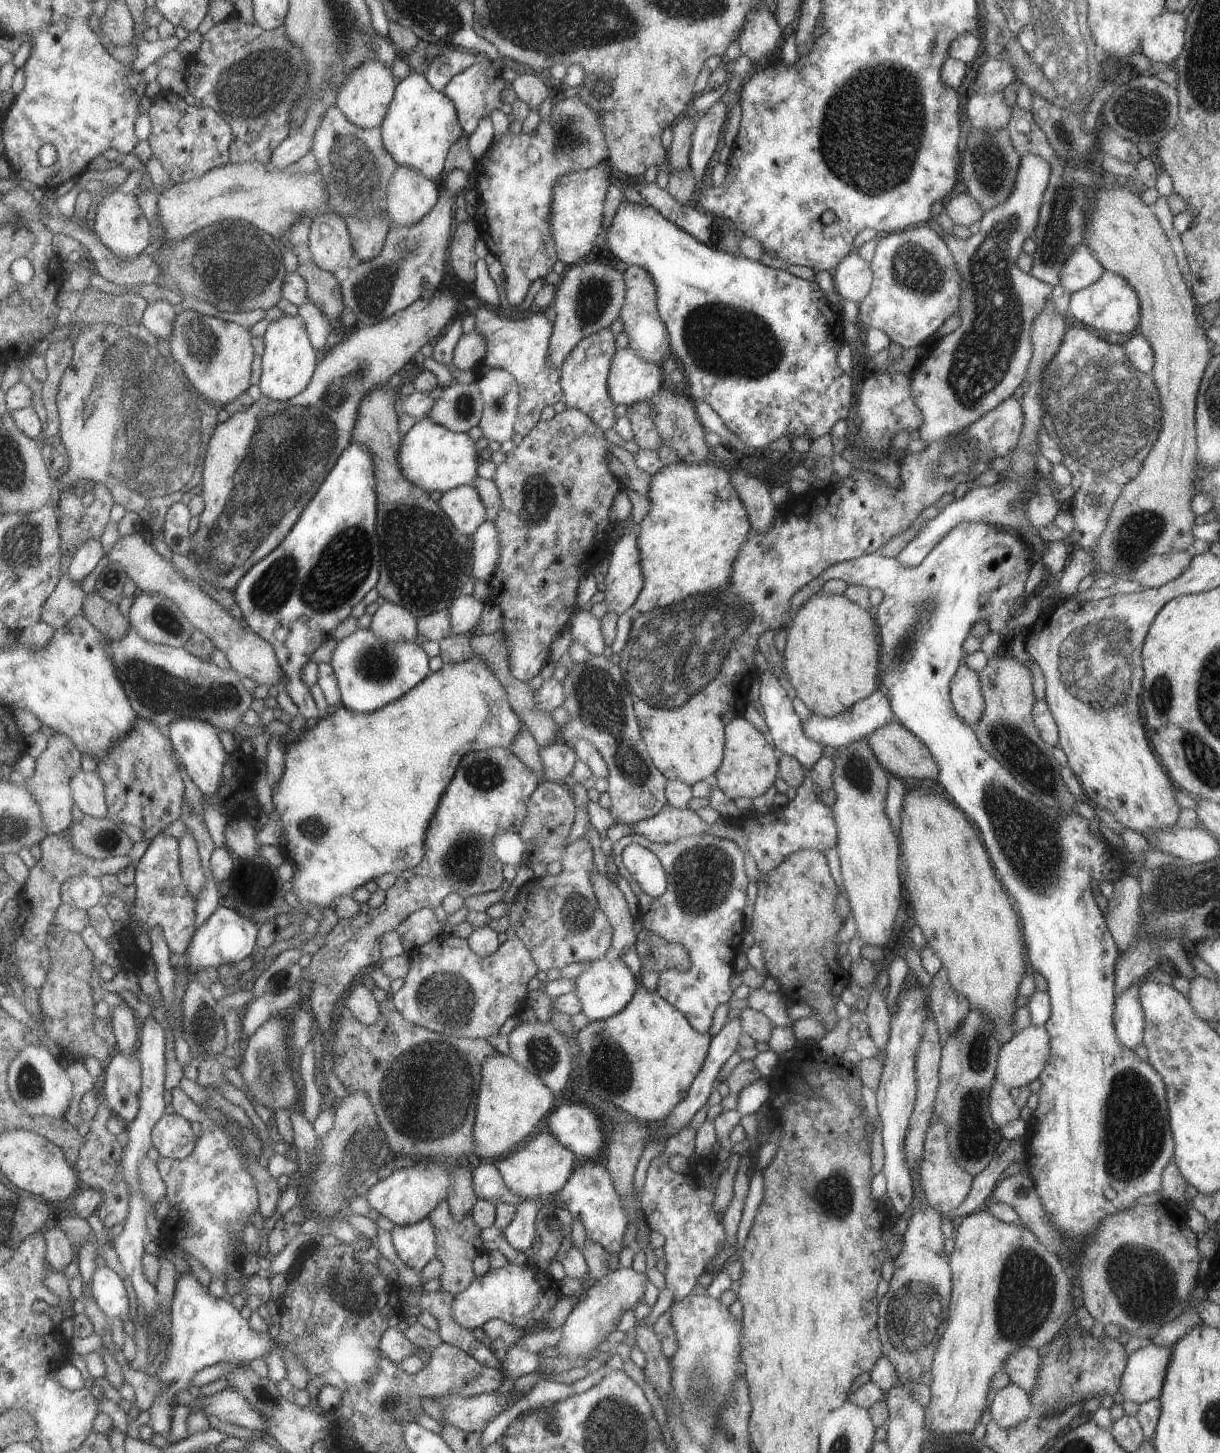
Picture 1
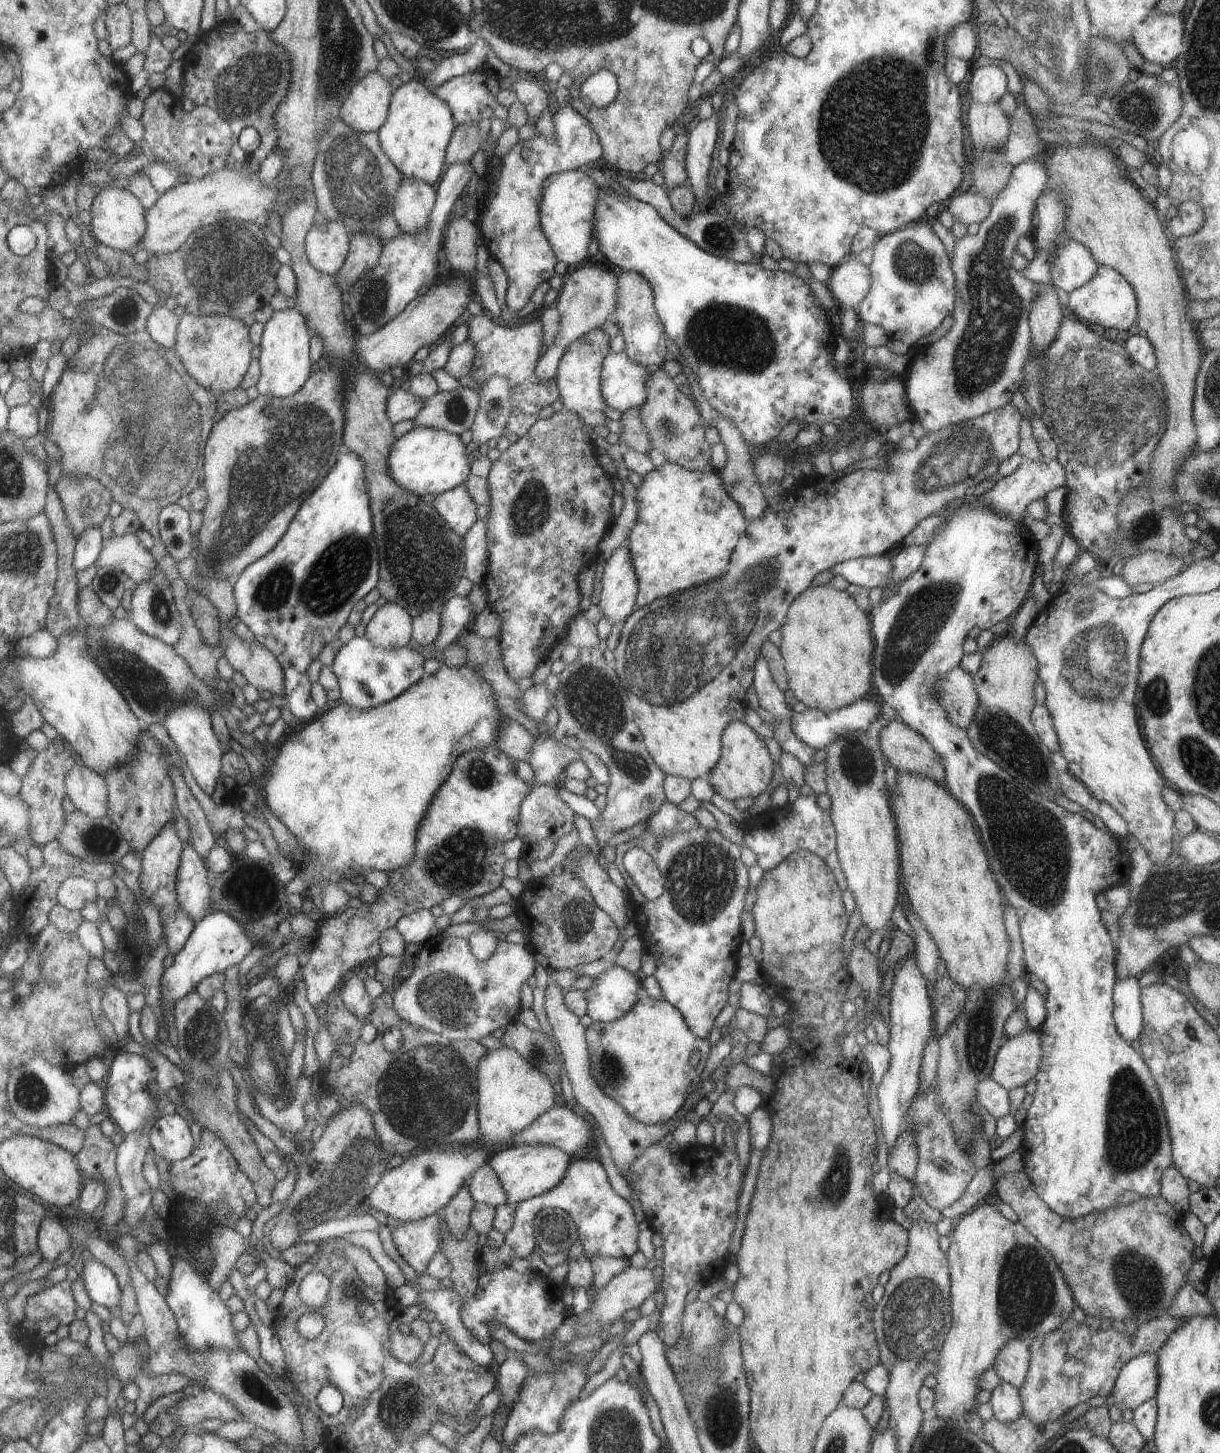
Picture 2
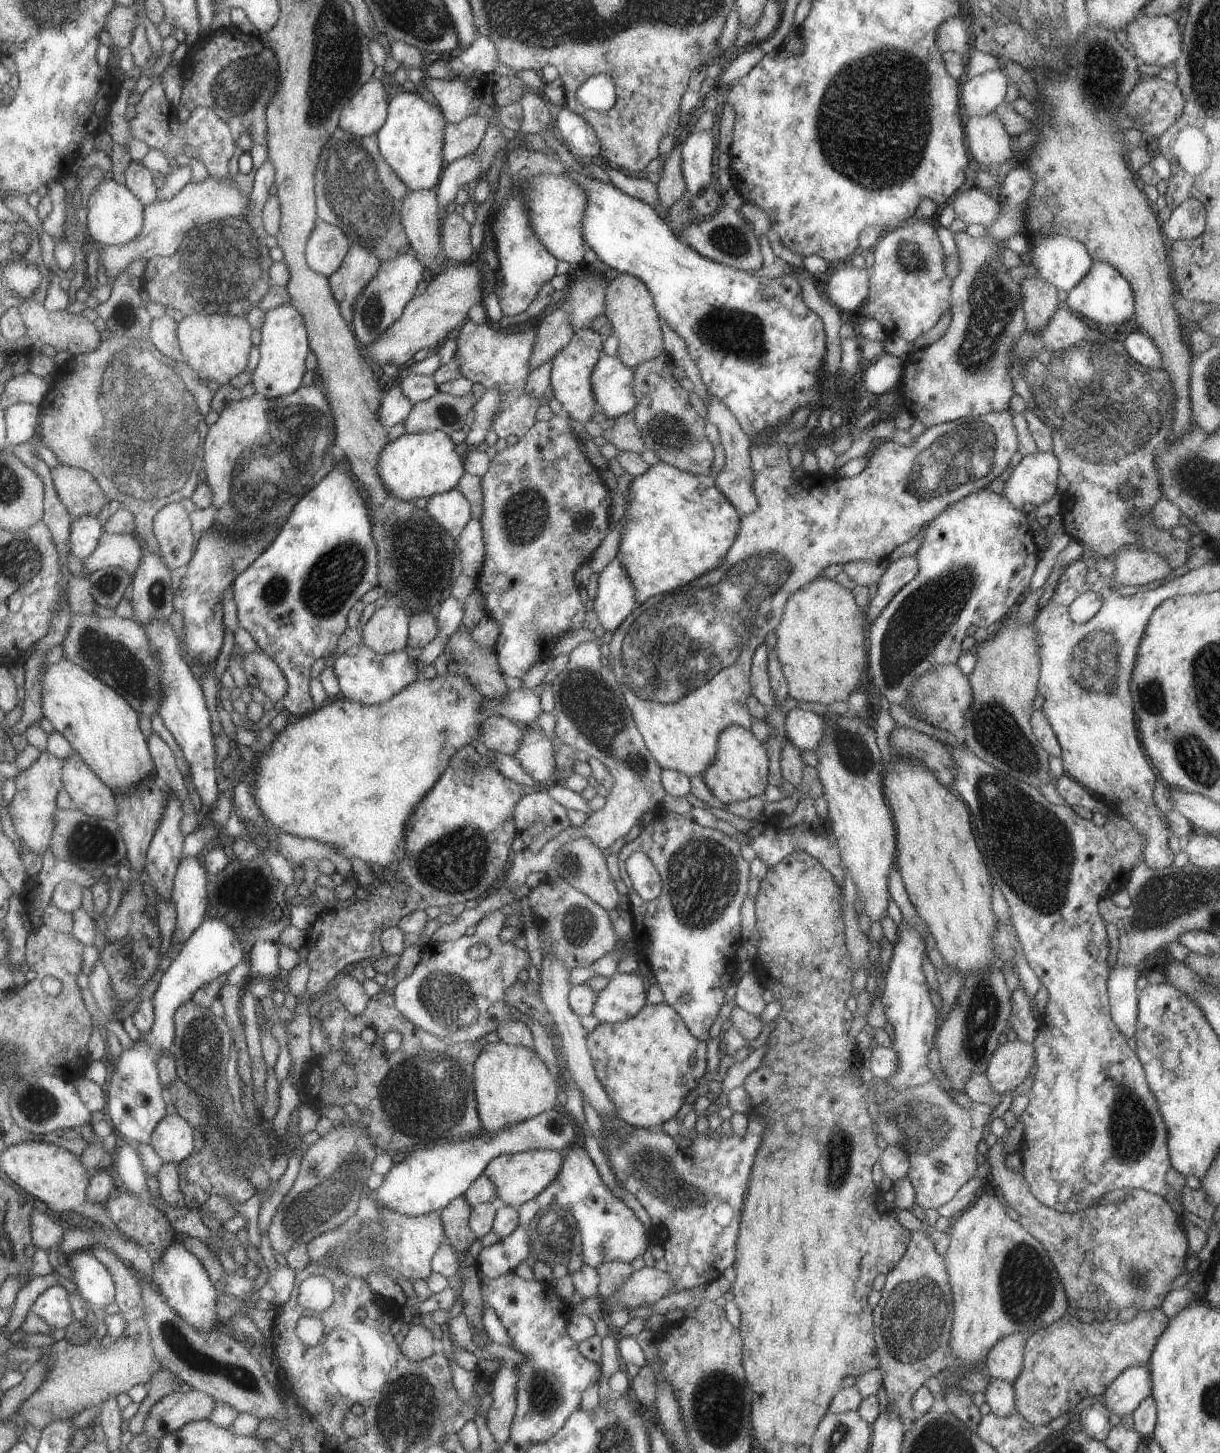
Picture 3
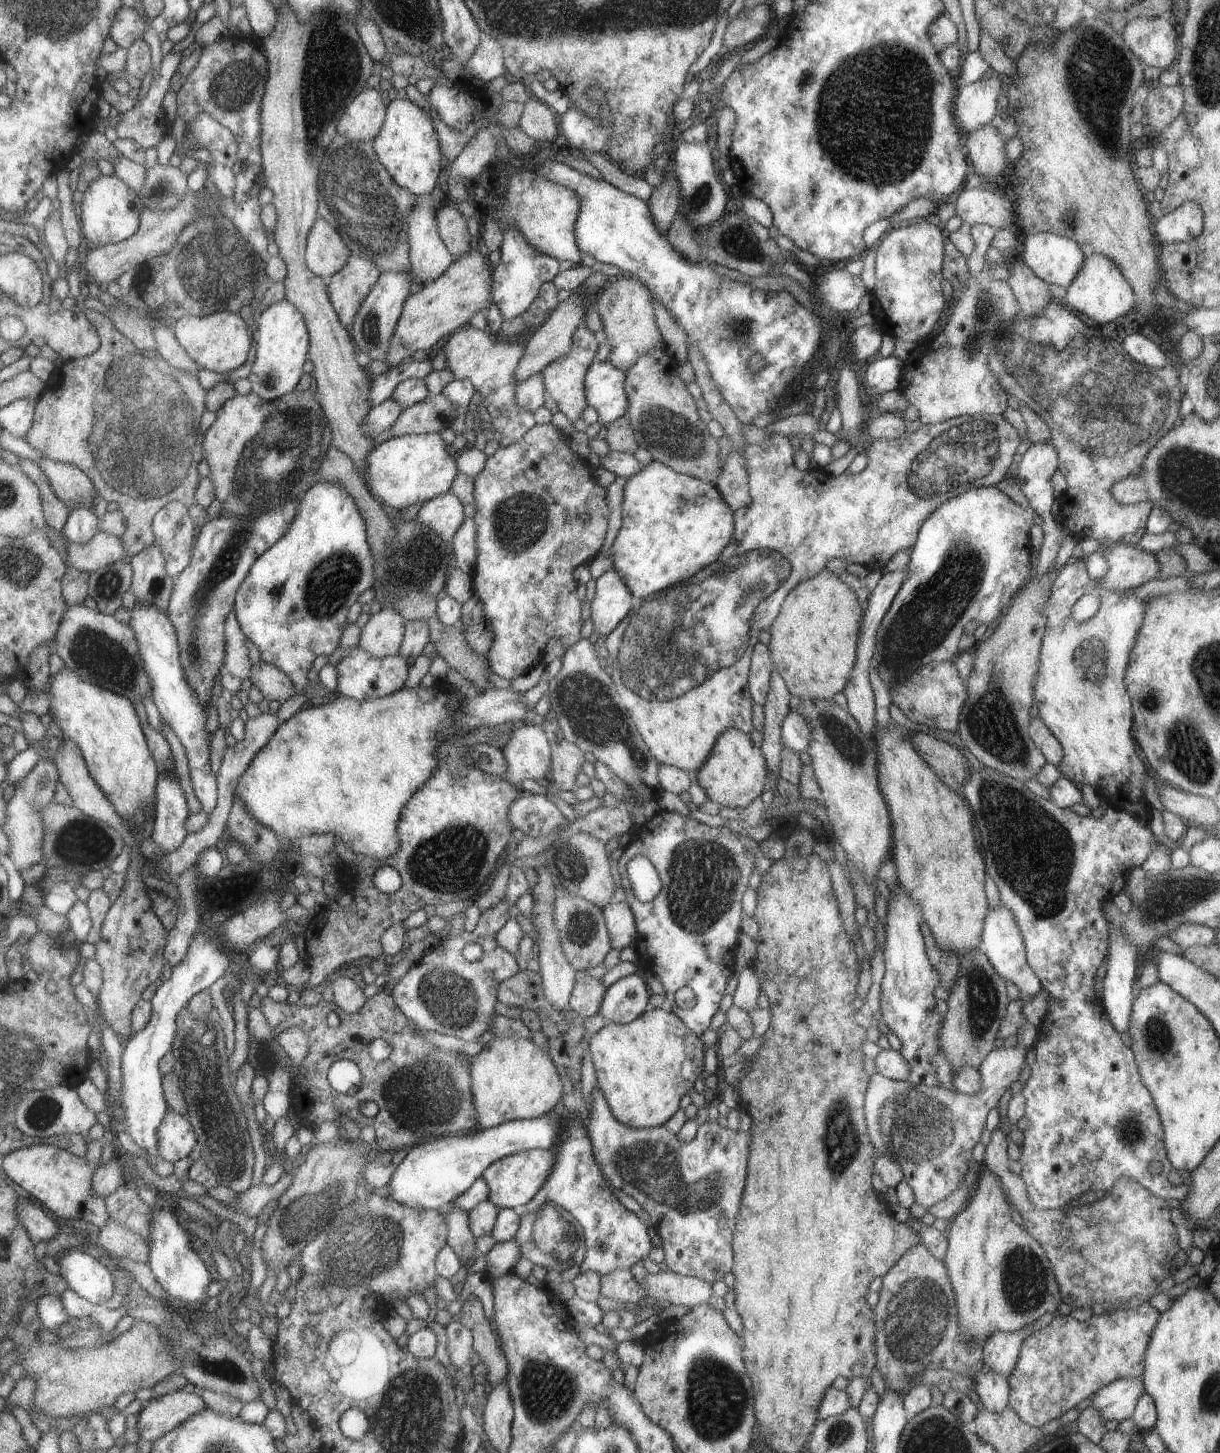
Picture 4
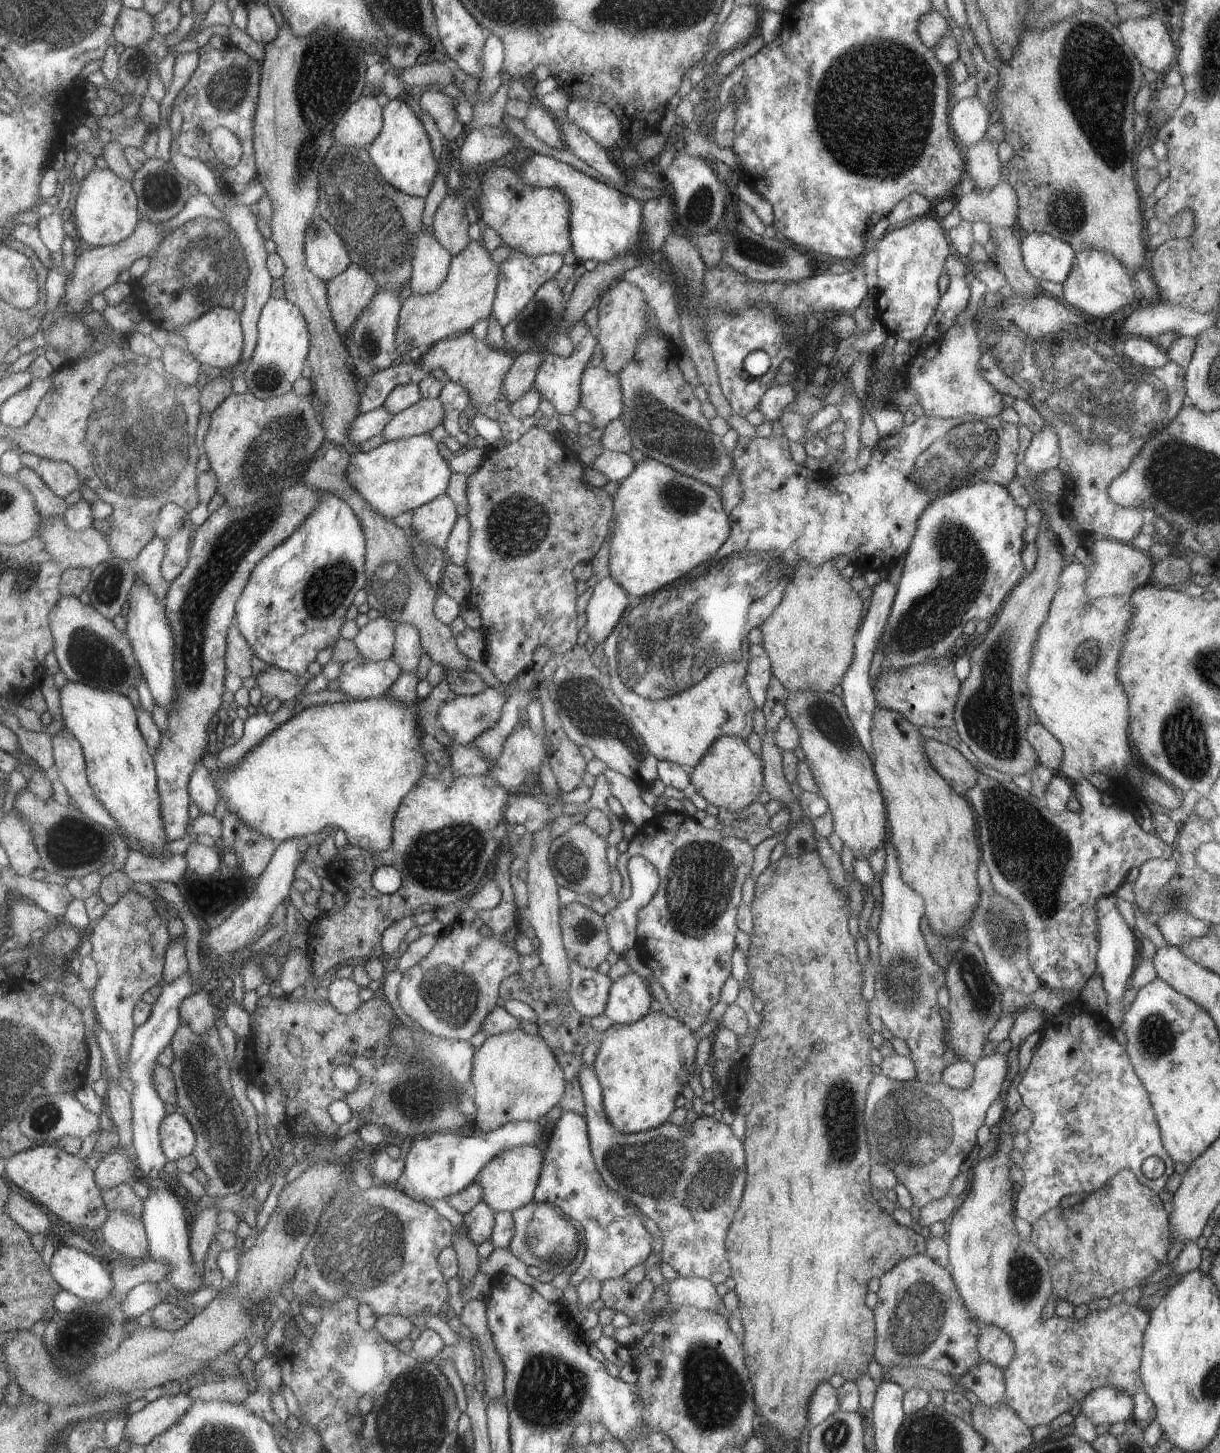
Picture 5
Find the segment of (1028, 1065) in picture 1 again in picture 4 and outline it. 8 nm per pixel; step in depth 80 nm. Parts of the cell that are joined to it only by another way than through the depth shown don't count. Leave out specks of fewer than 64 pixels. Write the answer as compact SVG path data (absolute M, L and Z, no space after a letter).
M1014 1047L993 1049L987 1053L976 1068L979 1073L980 1087L978 1092L966 1095L935 1085L913 1084L907 1081L888 1079L875 1073L868 1080L864 1096L864 1117L870 1143L874 1146L877 1156L885 1155L899 1165L902 1180L914 1194L914 1202L926 1210L936 1202L943 1200L950 1192L958 1188L963 1173L967 1170L967 1162L971 1159L973 1146L980 1142L980 1134L984 1129L987 1113L996 1107L997 1101L1006 1092L1011 1082L1025 1062L1025 1048Z

